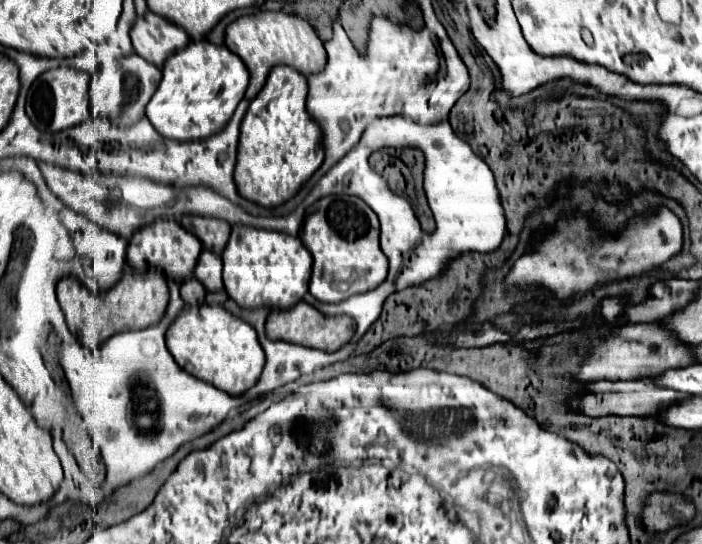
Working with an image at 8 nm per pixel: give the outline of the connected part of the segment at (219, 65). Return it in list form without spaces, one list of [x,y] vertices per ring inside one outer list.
[[[191,42],[167,58],[163,80],[147,104],[147,118],[153,128],[169,140],[203,140],[225,128],[241,102],[247,84],[247,66],[229,48],[215,46],[211,42]]]

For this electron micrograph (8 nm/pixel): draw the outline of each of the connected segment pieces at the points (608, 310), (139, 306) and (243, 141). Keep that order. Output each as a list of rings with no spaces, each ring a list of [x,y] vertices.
[[[607,298],[601,302],[601,316],[607,320],[607,322],[615,322],[623,312],[623,304],[619,298]]]
[[[125,268],[123,278],[111,290],[97,296],[91,294],[75,278],[63,278],[57,284],[57,300],[65,312],[65,320],[71,334],[75,334],[85,348],[95,352],[101,348],[101,344],[107,338],[111,338],[117,332],[139,330],[159,322],[169,302],[169,290],[167,290],[167,280],[161,272],[157,270],[135,272],[131,268]]]
[[[275,66],[261,88],[261,92],[255,96],[255,100],[249,104],[249,110],[241,122],[241,136],[237,146],[237,164],[235,164],[235,184],[243,198],[271,208],[279,206],[287,200],[291,200],[299,188],[311,178],[311,174],[321,166],[323,162],[323,142],[321,142],[321,130],[317,122],[307,114],[305,110],[305,98],[307,98],[307,78],[297,72],[295,68],[287,66]]]

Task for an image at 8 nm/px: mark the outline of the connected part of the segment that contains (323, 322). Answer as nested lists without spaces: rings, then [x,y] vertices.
[[[299,302],[299,304],[295,304],[295,308],[291,308],[287,312],[271,312],[267,318],[267,324],[265,324],[265,332],[271,340],[285,340],[285,342],[301,344],[301,346],[319,348],[325,352],[339,350],[355,334],[353,320],[349,316],[325,316],[307,302]]]

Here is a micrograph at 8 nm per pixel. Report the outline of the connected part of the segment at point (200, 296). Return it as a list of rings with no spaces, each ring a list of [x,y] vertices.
[[[189,278],[181,284],[181,298],[187,306],[199,306],[205,302],[205,288],[199,284],[199,280]]]

